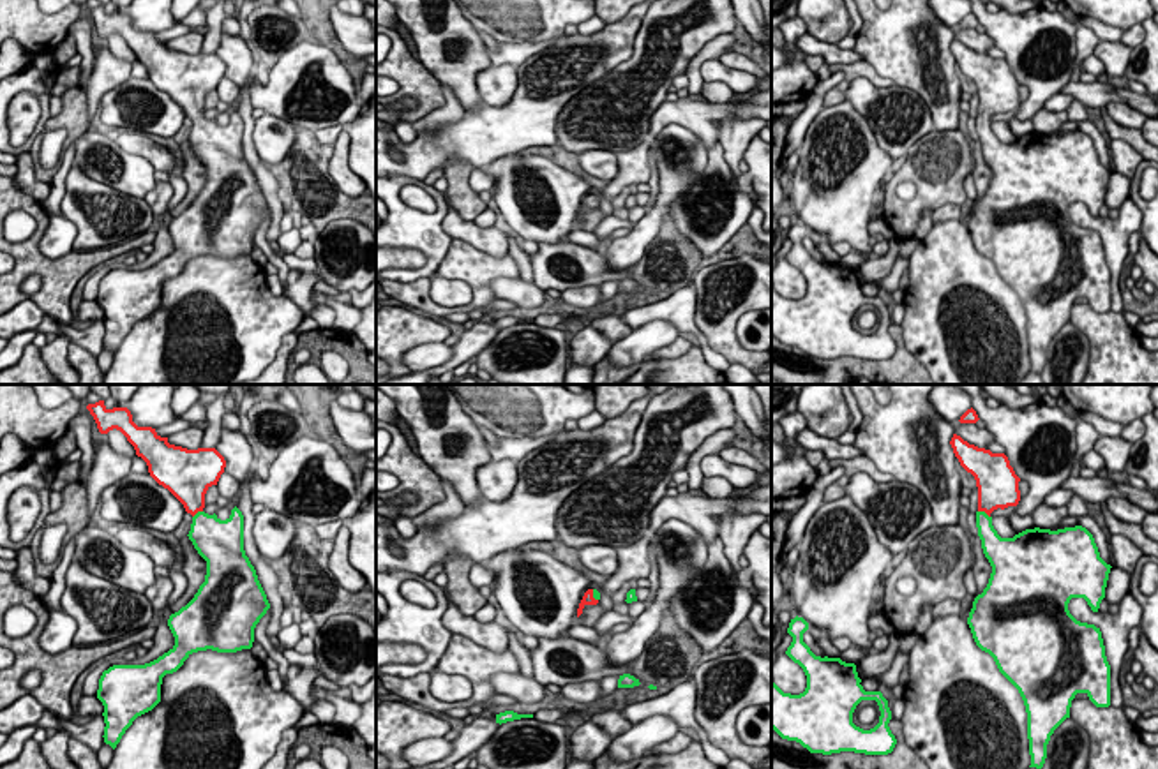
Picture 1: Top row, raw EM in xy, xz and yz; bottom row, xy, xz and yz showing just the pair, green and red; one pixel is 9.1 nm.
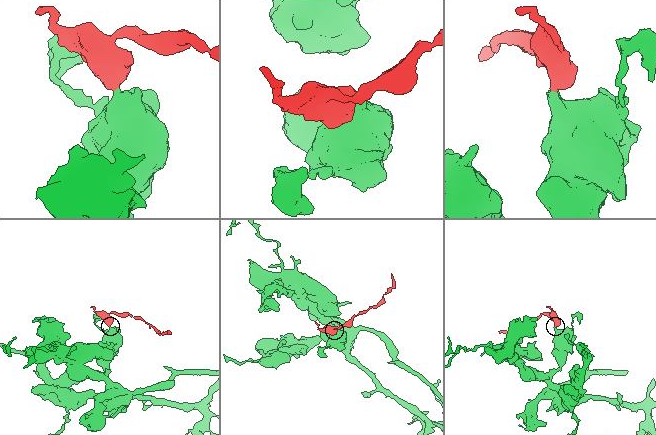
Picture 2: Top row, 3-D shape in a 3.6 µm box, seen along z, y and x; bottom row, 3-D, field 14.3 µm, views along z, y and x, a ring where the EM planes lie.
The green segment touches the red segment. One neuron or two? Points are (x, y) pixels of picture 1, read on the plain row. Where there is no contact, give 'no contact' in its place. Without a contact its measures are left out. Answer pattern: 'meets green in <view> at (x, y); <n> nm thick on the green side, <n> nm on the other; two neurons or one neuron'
meets green in yz at (984, 117); 170 nm thick on the green side, 360 nm on the other; one neuron

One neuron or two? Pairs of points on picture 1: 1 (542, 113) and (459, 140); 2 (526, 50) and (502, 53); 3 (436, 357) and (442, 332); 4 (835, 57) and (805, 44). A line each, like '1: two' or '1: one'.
1: one
2: one
3: two
4: one

